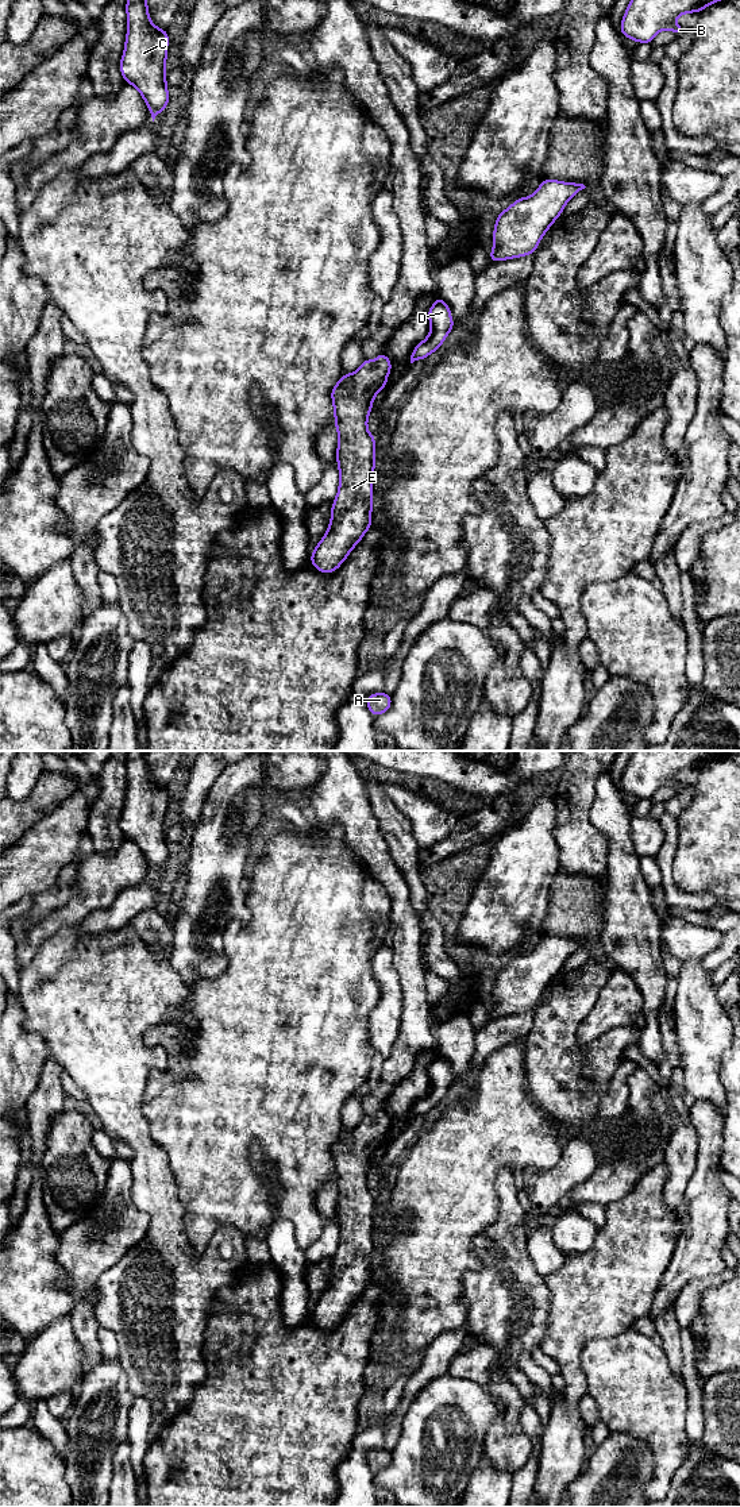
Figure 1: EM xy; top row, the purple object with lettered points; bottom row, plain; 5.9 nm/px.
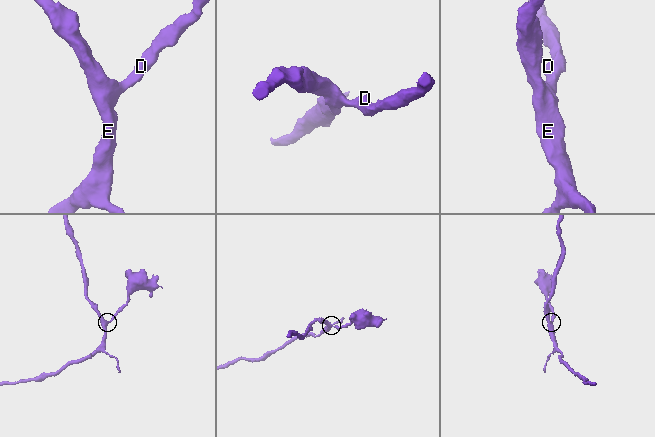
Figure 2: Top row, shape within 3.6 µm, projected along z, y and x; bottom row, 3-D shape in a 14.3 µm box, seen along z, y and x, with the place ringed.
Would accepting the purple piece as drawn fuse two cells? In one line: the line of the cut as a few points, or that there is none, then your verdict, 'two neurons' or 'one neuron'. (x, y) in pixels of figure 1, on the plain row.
no cut | one neuron

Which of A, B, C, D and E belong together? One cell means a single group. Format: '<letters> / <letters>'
A B C D E

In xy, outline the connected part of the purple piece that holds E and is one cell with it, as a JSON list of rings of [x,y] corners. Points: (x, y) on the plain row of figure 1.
[[[382,1109],[374,1117],[363,1115],[361,1123],[351,1130],[343,1130],[331,1146],[335,1183],[339,1191],[336,1217],[339,1223],[339,1246],[332,1259],[328,1287],[311,1310],[311,1319],[320,1329],[334,1329],[346,1317],[351,1306],[361,1298],[373,1281],[373,1233],[375,1195],[367,1187],[367,1173],[374,1153],[386,1142],[392,1118]]]

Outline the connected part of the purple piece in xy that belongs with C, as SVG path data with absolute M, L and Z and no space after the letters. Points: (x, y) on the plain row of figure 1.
M128 751L127 793L119 824L124 837L142 851L154 878L169 860L165 832L169 793L150 776L146 752Z

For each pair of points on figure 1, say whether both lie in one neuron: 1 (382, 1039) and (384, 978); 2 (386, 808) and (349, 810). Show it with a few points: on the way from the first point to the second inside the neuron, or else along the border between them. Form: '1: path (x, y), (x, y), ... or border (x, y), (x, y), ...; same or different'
1: path (384, 1024), (388, 1012), (388, 993); same
2: border (365, 781), (365, 791), (384, 839); different

